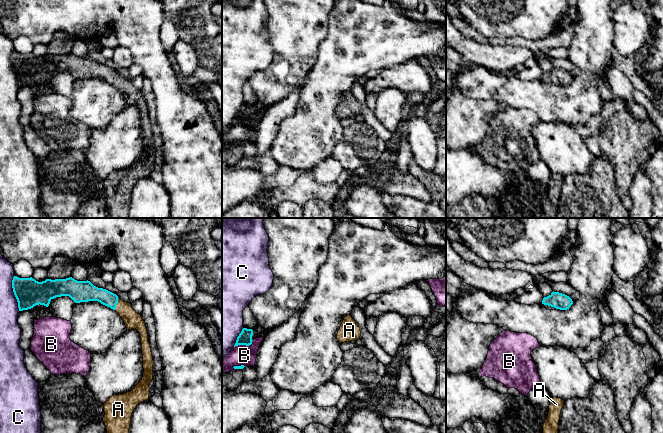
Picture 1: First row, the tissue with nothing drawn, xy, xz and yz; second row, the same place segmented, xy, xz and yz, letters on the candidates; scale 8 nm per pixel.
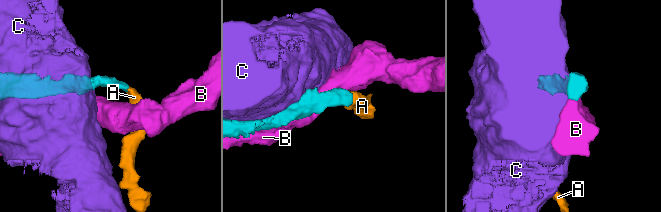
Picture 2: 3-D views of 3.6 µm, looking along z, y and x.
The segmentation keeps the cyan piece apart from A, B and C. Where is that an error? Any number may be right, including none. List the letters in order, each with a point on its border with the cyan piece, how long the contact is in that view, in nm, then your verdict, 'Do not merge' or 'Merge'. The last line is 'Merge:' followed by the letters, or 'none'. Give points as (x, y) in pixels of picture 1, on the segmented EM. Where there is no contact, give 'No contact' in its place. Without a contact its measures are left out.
A: Touches cyan at xy (116, 304). Shared border 100 nm. Merge
B: Touches cyan at xz (244, 344). Shared border 170 nm. Do not merge
C: Touches cyan at xy (14, 293). Shared border 300 nm. Do not merge
Merge: A

